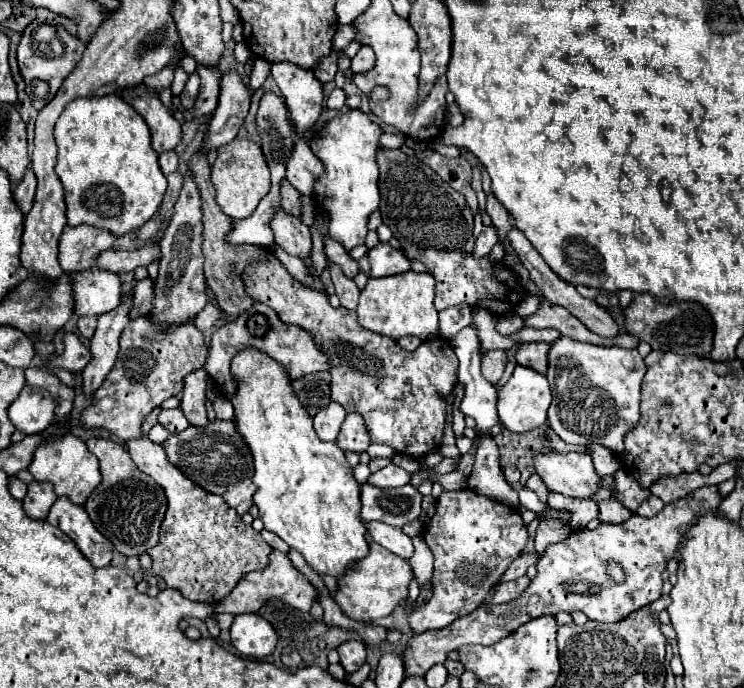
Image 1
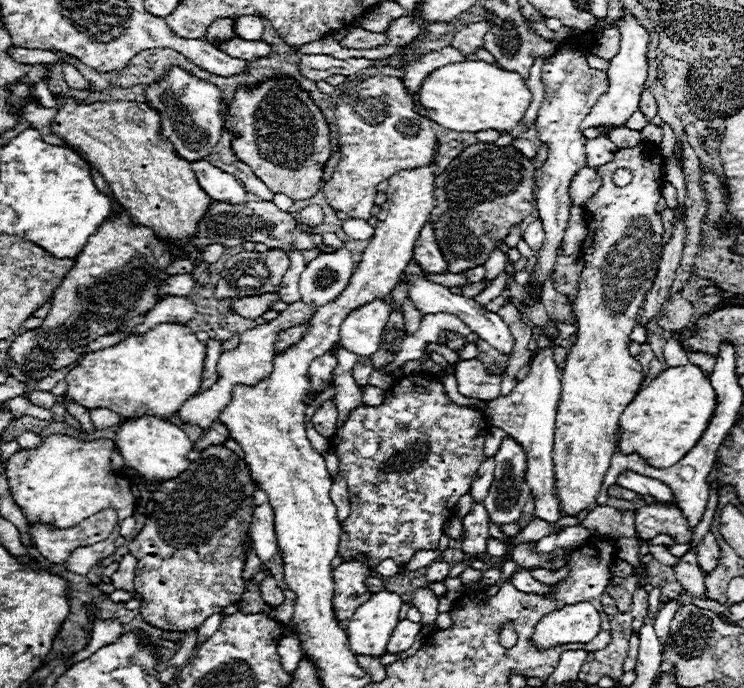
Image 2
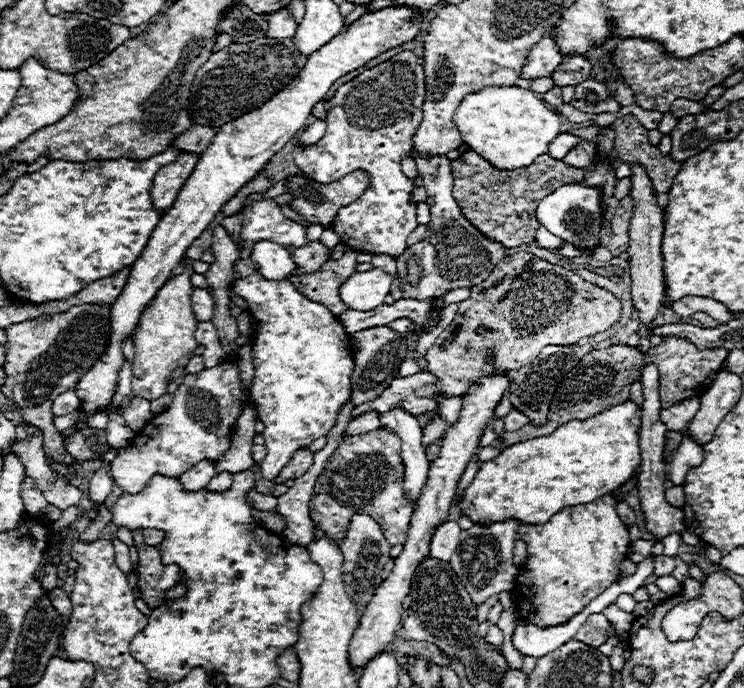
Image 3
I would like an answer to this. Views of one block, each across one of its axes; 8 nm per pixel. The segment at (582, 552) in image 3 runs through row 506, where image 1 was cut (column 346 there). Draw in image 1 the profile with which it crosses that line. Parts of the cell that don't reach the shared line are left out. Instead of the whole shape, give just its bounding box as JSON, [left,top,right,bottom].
[334,540,414,622]

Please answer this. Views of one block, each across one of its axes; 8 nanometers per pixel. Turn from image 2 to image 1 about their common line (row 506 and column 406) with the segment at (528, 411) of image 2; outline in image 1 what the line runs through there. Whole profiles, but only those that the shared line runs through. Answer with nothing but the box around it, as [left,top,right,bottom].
[366,522,414,558]

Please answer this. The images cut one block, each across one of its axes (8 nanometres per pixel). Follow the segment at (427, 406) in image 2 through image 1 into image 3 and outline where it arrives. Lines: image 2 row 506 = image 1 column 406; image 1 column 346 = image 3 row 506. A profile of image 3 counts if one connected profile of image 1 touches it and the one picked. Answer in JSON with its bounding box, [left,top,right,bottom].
[310,428,412,546]

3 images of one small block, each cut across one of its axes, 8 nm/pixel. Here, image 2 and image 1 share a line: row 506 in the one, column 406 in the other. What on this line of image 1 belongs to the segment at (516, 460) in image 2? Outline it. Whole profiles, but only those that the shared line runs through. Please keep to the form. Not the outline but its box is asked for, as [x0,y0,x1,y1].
[360,482,422,528]

